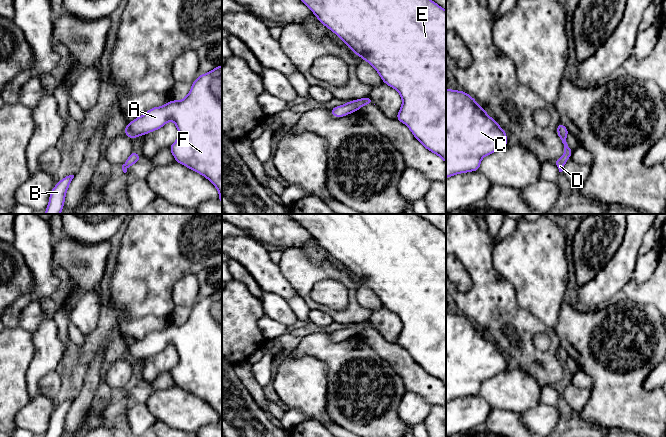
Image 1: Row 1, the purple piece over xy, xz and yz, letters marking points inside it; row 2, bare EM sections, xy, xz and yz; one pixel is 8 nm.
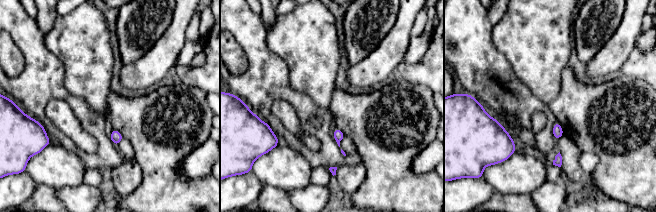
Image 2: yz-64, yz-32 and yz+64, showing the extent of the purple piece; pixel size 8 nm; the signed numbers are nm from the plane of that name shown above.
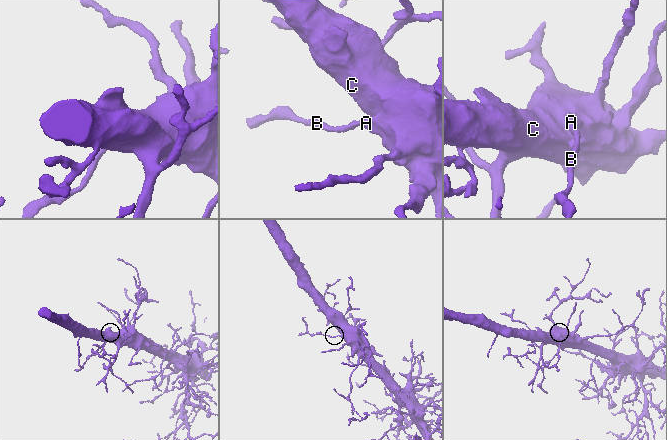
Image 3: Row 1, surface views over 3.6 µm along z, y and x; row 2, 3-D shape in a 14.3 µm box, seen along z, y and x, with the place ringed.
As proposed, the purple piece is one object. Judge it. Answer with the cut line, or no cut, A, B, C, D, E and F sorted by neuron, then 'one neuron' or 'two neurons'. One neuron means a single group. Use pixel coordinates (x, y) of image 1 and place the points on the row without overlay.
no cut; A B C D E F; one neuron

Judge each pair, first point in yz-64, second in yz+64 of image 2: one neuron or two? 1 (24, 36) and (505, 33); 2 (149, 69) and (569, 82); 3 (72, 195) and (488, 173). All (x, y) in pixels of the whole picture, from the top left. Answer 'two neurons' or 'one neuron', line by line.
1: two neurons
2: two neurons
3: two neurons

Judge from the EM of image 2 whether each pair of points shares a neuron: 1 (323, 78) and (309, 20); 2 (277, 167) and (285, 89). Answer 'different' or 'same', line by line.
1: same
2: different

